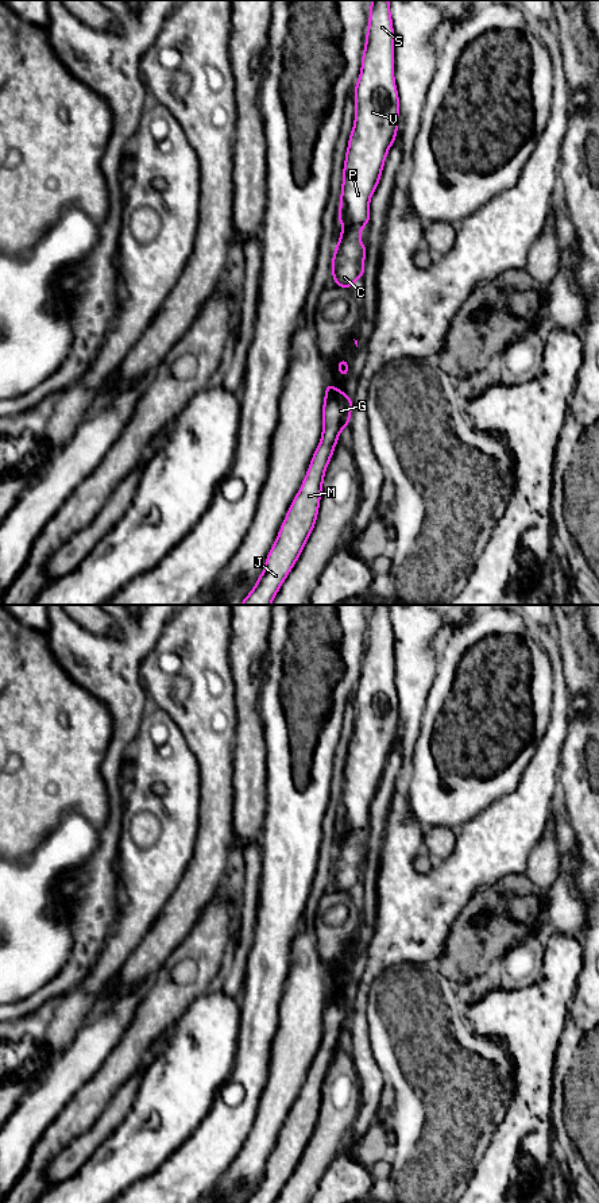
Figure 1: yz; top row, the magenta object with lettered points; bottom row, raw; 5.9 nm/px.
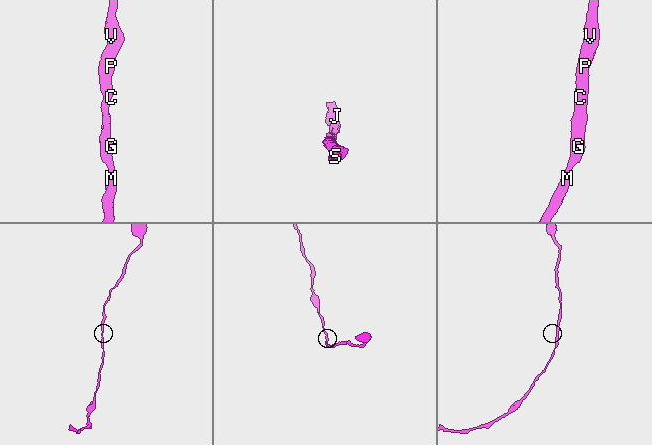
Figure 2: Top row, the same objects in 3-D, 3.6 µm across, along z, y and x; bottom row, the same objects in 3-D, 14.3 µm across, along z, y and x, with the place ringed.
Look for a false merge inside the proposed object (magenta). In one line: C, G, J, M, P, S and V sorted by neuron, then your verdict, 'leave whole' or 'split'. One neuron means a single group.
groups C G J M P S V; leave whole

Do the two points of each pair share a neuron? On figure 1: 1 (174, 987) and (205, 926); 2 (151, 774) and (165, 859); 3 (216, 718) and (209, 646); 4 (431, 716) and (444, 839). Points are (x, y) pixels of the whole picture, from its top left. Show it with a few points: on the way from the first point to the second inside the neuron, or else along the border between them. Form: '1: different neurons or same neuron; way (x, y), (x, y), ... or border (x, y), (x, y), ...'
1: same neuron; way (189, 972), (201, 957), (205, 941)
2: same neuron; way (174, 789), (174, 836)
3: same neuron; way (203, 701), (200, 696), (200, 663)
4: different neurons; border (455, 828), (432, 826), (429, 829)

